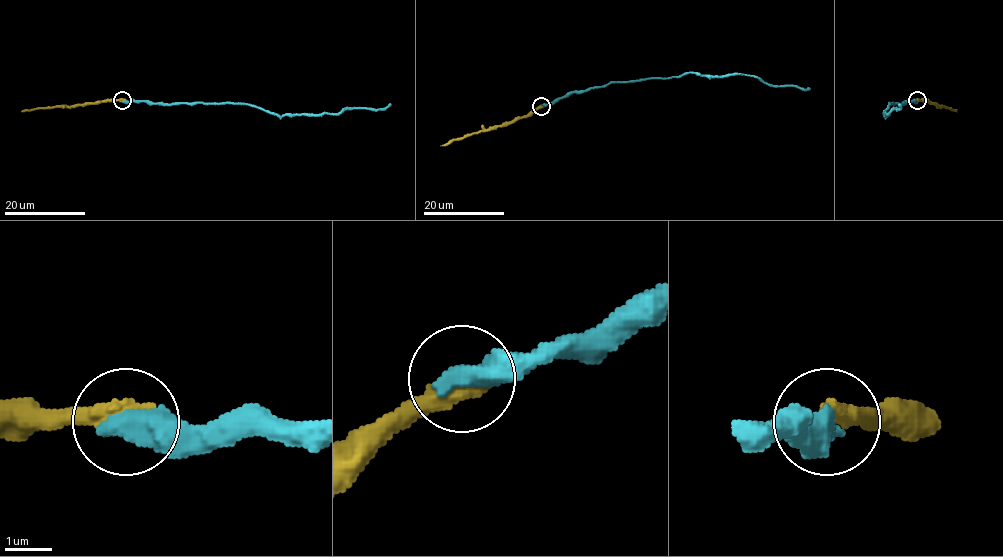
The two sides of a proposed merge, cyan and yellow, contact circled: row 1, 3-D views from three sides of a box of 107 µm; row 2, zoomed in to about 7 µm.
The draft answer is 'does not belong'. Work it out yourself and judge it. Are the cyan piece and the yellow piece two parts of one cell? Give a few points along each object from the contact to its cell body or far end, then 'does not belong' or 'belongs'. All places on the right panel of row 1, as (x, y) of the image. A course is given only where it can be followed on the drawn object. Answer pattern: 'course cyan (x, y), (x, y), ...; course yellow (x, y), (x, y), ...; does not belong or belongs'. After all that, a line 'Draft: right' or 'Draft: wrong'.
course cyan (916, 100), (889, 103), (883, 114), (885, 116), (892, 109), (898, 109), (898, 104); course yellow (917, 100), (957, 111); belongs
Draft: wrong

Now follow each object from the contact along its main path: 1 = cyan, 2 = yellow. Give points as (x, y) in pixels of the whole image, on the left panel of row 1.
1: (122, 100), (171, 104), (247, 103), (281, 116), (338, 113), (354, 108), (383, 109), (391, 104)
2: (122, 100), (21, 111)

